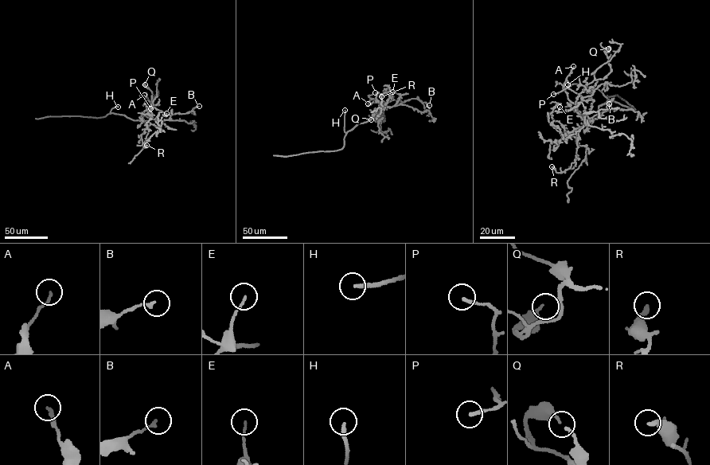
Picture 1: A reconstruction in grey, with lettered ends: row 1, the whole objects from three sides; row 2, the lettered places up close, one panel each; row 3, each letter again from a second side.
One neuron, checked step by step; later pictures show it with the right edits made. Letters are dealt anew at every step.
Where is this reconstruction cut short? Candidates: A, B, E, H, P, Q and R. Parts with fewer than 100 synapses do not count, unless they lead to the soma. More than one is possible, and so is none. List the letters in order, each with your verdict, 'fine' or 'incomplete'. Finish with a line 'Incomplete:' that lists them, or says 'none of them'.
A: fine
B: fine
E: fine
H: incomplete
P: fine
Q: fine
R: fine
Incomplete: H

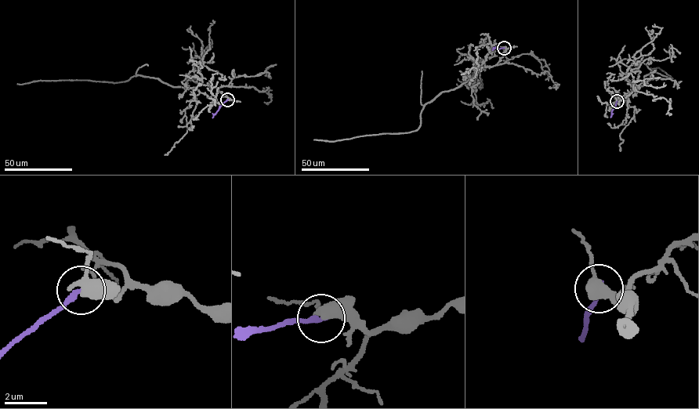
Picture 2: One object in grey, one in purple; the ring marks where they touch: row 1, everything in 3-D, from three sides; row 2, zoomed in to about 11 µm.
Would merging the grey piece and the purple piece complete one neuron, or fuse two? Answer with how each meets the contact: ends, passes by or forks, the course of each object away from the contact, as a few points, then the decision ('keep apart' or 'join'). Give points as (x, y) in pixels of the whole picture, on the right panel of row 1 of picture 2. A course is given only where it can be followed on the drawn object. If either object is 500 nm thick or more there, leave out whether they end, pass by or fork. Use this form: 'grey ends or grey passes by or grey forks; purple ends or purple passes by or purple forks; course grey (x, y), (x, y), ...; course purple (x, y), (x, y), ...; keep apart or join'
grey passes by; purple ends; course grey (617, 101), (629, 95), (631, 85), (642, 86), (644, 75), (651, 71), (671, 78), (658, 68), (650, 68); course purple (617, 101), (610, 117); keep apart

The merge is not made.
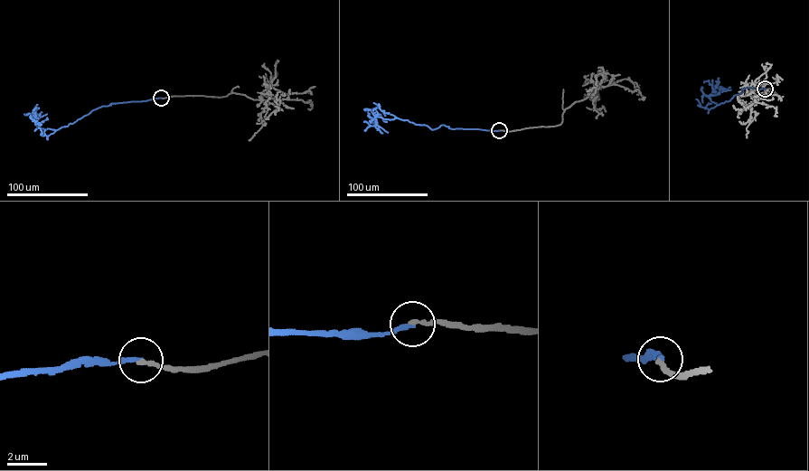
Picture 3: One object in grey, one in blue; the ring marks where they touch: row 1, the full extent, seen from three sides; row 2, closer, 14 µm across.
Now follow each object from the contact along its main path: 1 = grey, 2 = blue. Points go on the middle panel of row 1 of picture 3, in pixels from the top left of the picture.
1: (499, 130), (559, 125), (566, 108), (600, 87), (614, 84), (637, 89), (645, 97), (643, 100)
2: (499, 130), (451, 128), (441, 125), (431, 129), (408, 120), (375, 117), (377, 125), (388, 132)

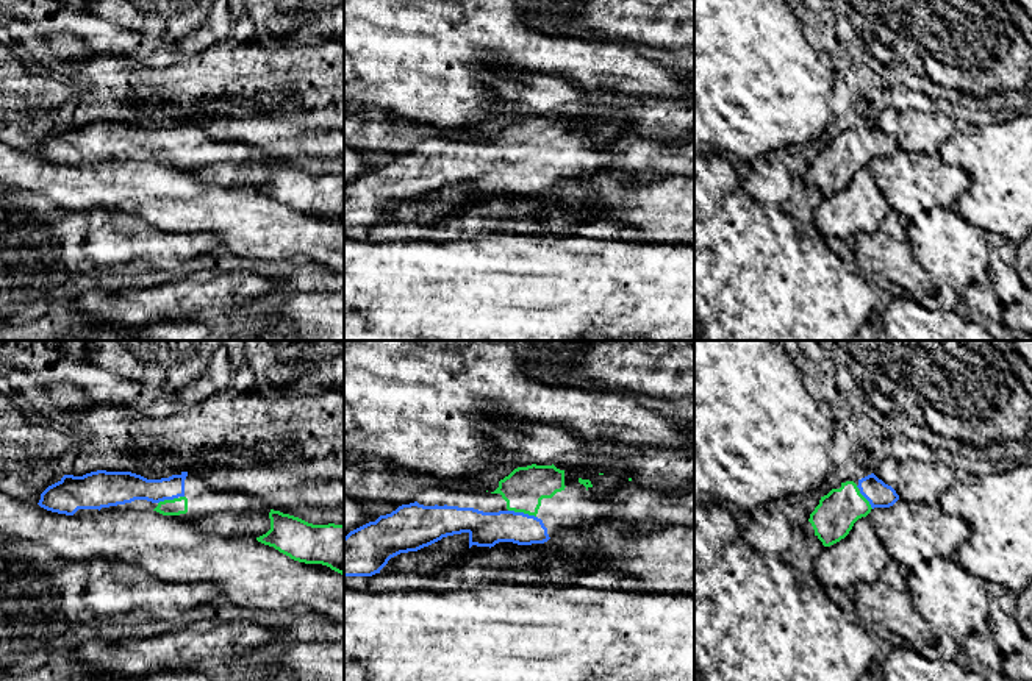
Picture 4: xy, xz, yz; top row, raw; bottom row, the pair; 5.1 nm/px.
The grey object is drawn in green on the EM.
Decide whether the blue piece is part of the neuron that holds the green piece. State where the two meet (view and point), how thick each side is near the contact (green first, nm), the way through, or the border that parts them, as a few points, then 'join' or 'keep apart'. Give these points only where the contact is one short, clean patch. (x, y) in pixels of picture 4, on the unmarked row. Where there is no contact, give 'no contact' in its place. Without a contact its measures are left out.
xz (523, 161) | 220/180 nm | across xz (524, 138), (523, 161), (508, 175), (485, 178) | join

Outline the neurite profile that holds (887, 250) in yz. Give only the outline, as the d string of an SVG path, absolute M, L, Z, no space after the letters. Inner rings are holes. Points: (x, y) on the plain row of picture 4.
M888 211L874 233L858 233L851 244L862 270L882 273L927 309L938 309L937 281L915 259L905 222Z

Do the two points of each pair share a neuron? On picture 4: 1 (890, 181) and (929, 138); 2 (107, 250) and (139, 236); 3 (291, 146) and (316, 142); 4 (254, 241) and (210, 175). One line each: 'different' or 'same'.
1: different
2: same
3: same
4: different

